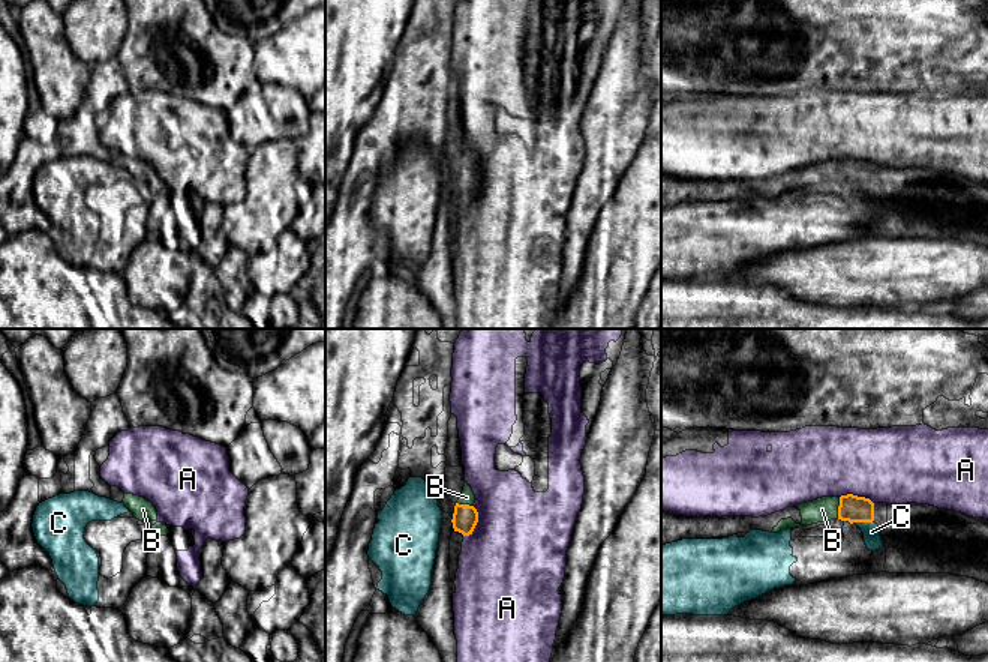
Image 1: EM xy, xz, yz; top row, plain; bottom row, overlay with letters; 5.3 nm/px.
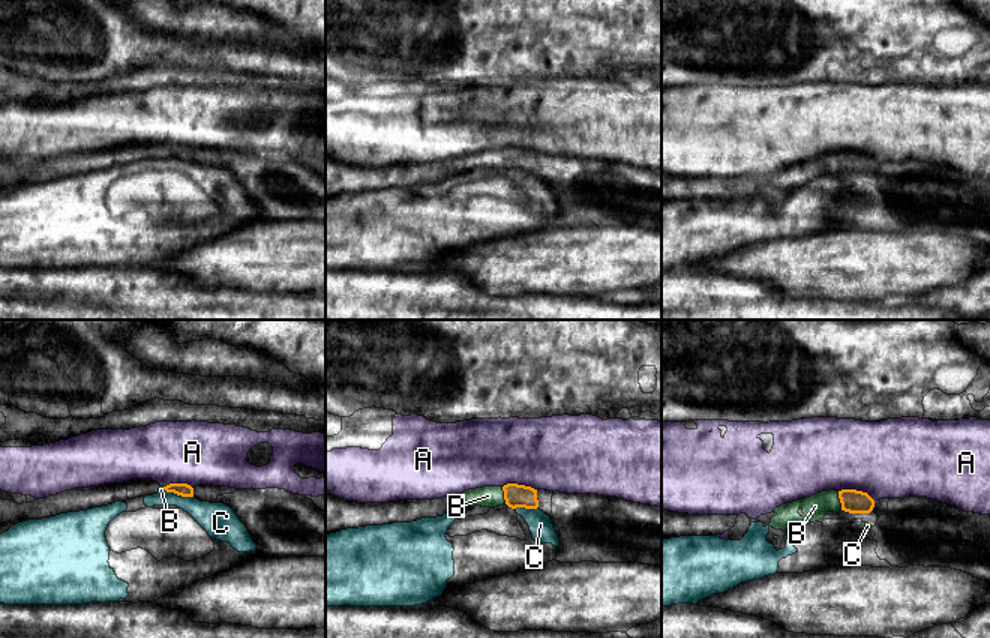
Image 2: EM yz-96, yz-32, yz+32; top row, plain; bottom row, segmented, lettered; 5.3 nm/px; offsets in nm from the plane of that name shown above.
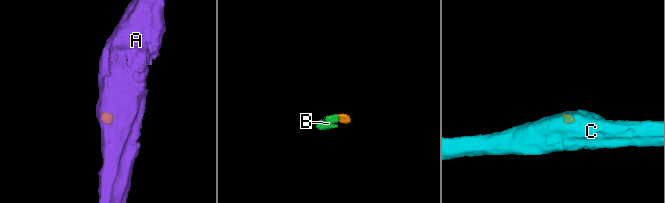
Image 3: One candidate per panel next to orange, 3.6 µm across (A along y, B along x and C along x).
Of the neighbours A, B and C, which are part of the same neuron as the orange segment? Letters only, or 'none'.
B

